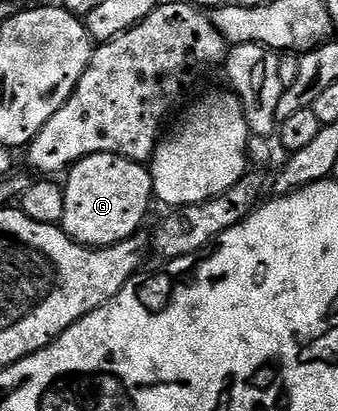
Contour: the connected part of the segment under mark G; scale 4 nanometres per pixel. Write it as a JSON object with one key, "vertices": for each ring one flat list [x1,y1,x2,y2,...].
{"vertices":[[91,154,75,163,67,171,68,182,63,183,66,212,62,229,69,238,82,246,99,248,113,246,132,237,141,229,144,217,148,214,148,205,153,205,152,172,145,163,123,158,121,154]]}

